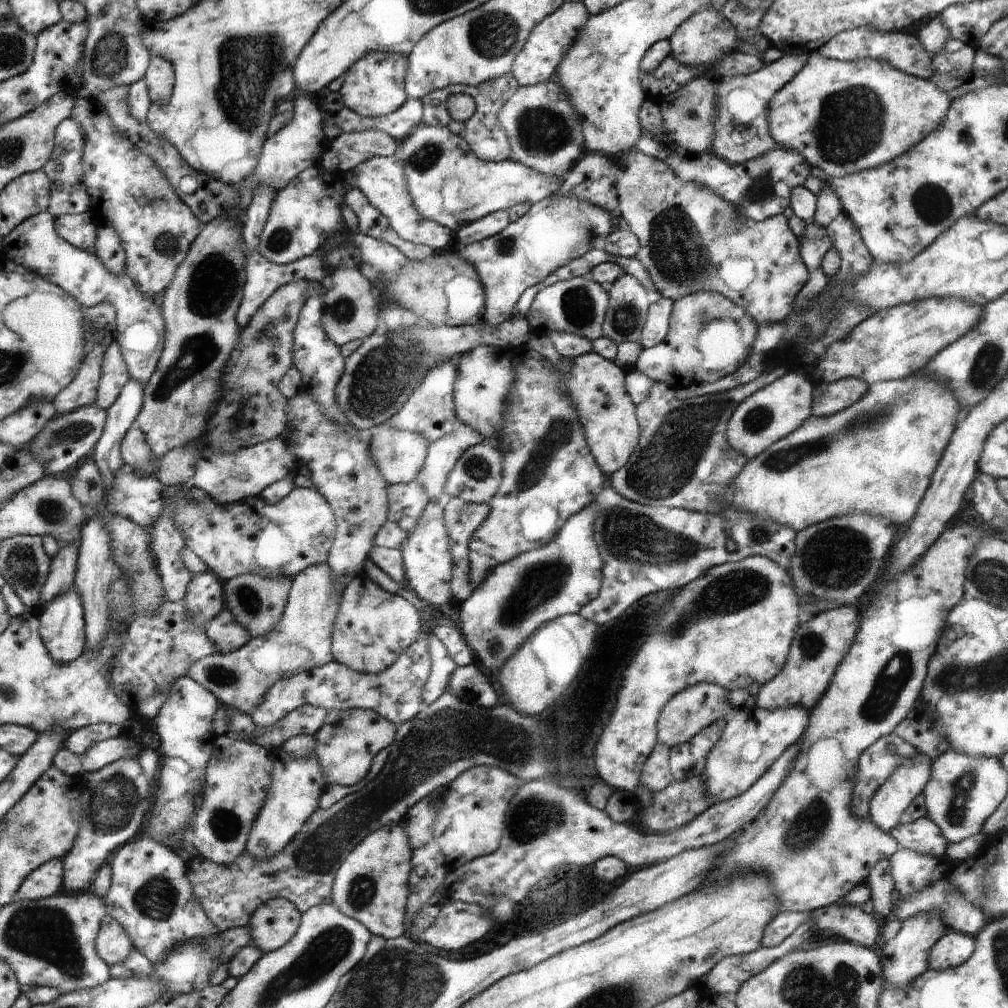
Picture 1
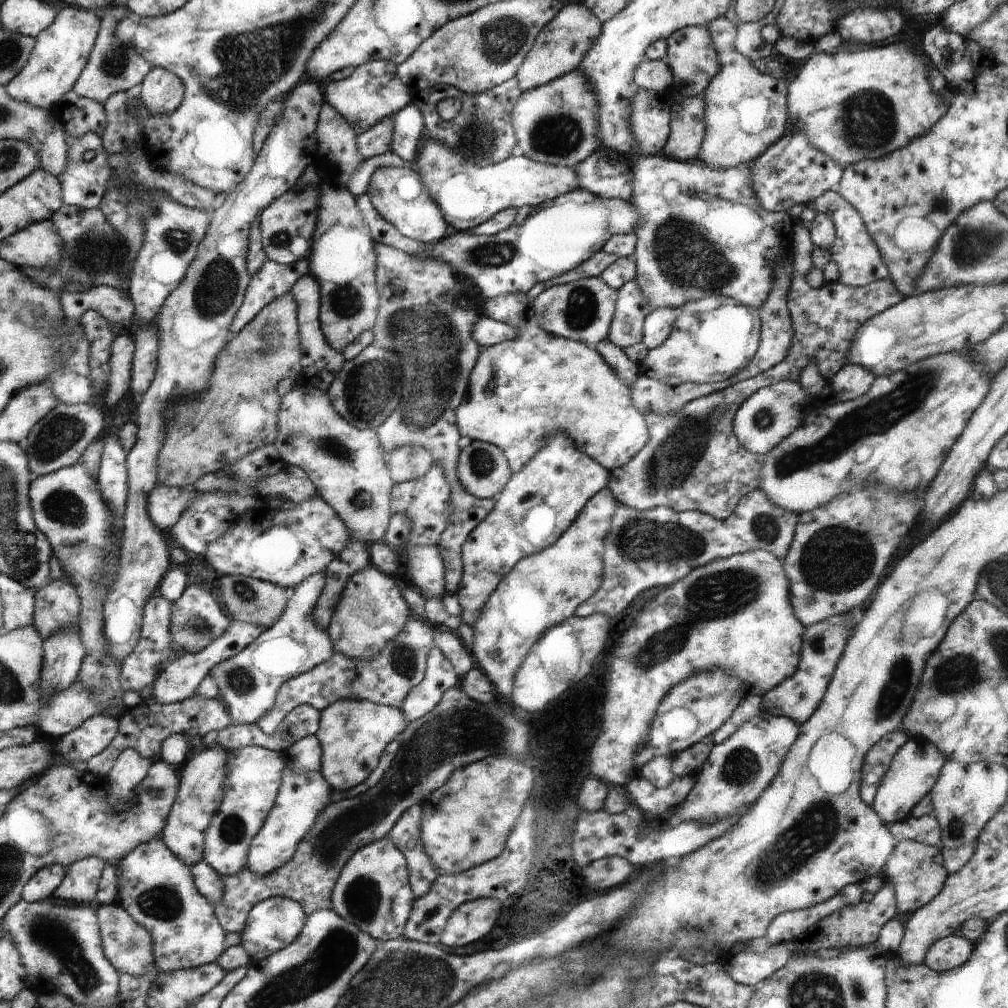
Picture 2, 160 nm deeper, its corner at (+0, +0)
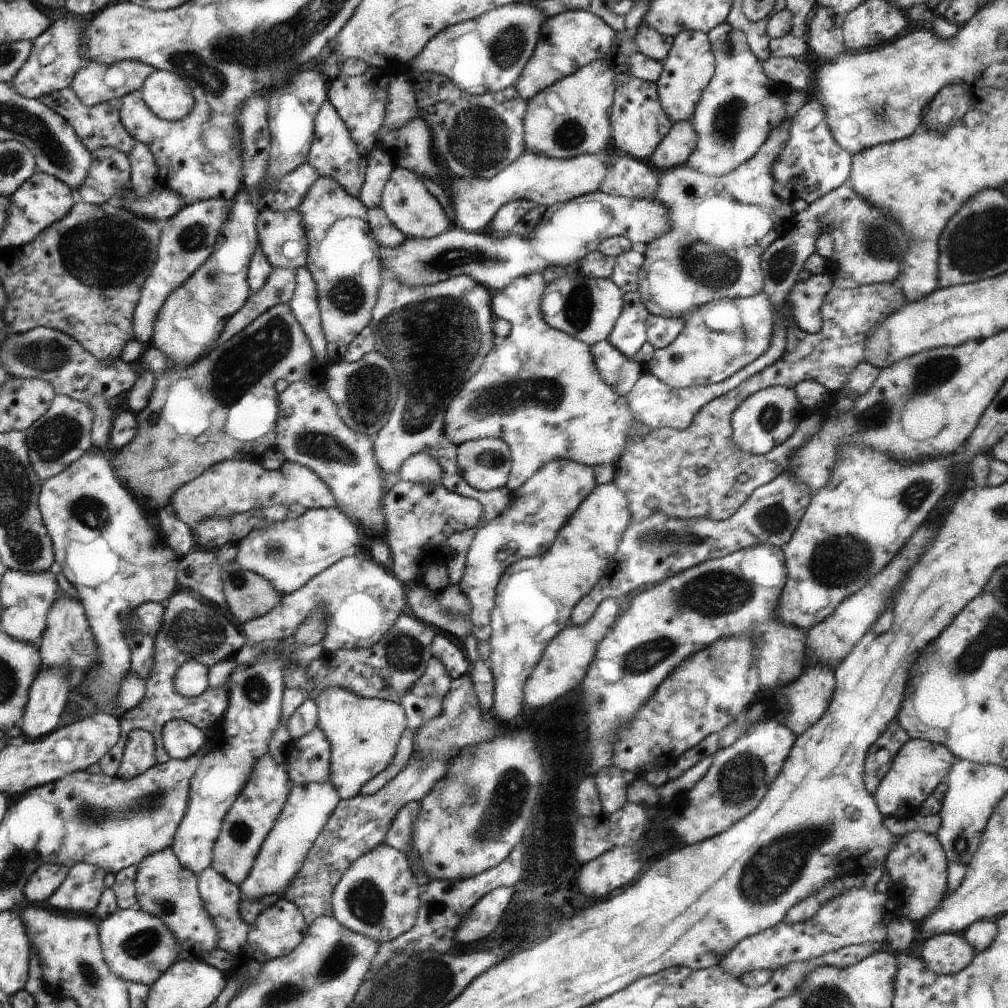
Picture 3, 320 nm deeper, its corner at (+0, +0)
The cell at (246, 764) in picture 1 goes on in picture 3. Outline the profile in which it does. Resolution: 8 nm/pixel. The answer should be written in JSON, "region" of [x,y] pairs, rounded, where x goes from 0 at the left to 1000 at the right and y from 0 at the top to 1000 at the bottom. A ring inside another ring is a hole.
{"region":[[[267,747],[261,749],[252,759],[246,776],[220,814],[208,861],[217,864],[237,880],[238,875],[242,875],[242,871],[248,867],[258,840],[280,806],[287,788],[288,778],[284,764],[280,764],[276,755]]]}

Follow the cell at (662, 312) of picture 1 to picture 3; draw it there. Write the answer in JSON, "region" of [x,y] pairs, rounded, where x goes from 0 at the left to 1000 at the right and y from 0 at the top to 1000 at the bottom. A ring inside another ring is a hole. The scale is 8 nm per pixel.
{"region":[[[644,313],[641,315],[640,323],[642,339],[649,346],[663,344],[679,326],[681,315],[677,314],[655,314],[654,313]]]}

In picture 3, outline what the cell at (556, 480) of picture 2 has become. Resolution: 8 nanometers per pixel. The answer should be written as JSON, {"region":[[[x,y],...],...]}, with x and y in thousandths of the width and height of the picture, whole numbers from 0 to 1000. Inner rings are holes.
{"region":[[[563,456],[545,458],[516,485],[508,488],[507,502],[496,513],[476,520],[464,543],[460,571],[453,579],[467,599],[465,615],[474,635],[485,635],[487,605],[491,601],[495,575],[517,554],[535,553],[544,548],[559,520],[591,482],[588,463]]]}

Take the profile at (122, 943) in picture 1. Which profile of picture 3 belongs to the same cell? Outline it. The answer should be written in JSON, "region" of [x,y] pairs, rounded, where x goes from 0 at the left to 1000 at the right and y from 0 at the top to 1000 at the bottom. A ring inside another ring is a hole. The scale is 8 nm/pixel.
{"region":[[[119,902],[98,914],[103,950],[110,962],[127,975],[153,976],[163,963],[178,952],[178,935],[157,909],[143,902]]]}

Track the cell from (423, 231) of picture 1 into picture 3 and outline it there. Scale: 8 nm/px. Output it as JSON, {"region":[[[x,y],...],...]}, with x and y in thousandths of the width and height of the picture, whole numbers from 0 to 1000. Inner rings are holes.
{"region":[[[393,166],[393,177],[385,181],[385,188],[380,188],[378,206],[383,210],[387,220],[404,235],[422,235],[429,237],[443,230],[450,223],[449,218],[438,207],[436,199],[422,187],[417,175],[411,170]]]}

